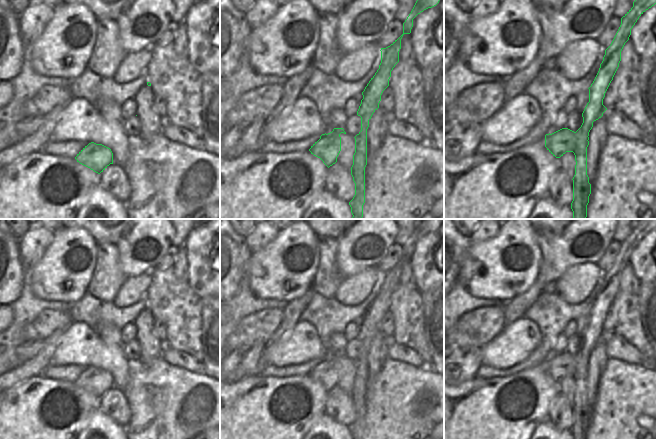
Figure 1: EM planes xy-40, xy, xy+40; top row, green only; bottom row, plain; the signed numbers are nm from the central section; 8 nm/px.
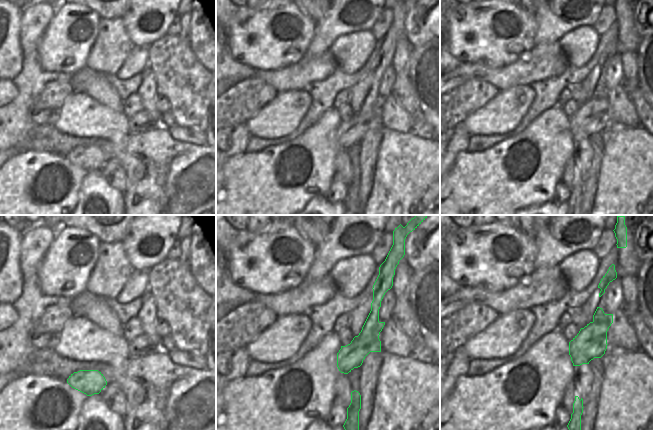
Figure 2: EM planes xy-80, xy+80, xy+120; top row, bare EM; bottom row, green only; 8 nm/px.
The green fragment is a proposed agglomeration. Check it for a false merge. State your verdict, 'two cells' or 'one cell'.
two cells

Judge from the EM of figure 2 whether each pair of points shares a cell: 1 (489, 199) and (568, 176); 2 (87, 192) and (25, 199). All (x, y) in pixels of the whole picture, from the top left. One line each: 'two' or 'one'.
1: two
2: two

